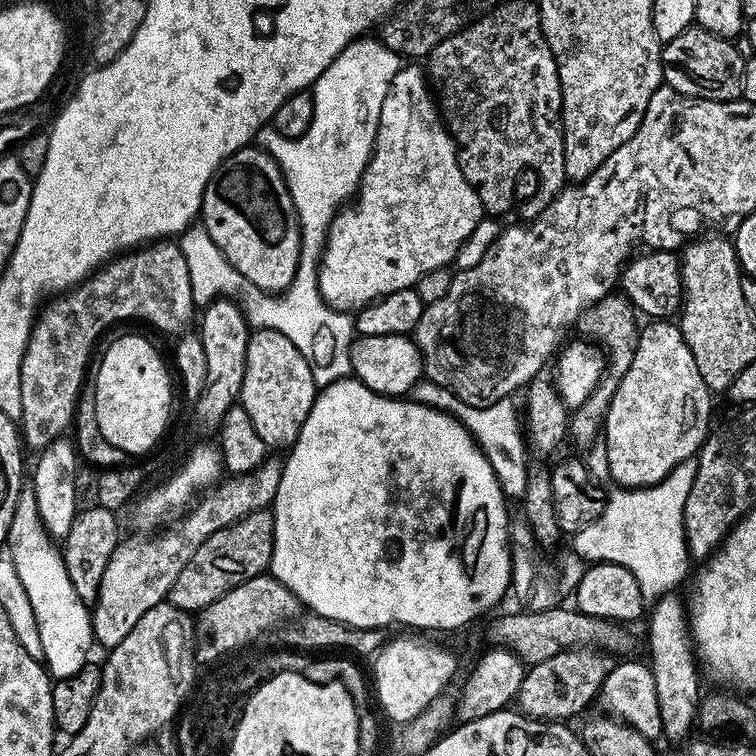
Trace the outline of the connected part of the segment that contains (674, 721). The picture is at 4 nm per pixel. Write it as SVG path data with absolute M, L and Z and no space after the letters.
M676 594L660 597L651 605L646 621L648 620L648 648L652 651L650 667L654 674L654 690L658 690L658 714L662 714L663 735L672 740L687 741L692 720L694 724L698 716L698 701L702 691L700 692L700 676L696 673L698 660L694 655L686 608L682 600L680 604L678 597Z

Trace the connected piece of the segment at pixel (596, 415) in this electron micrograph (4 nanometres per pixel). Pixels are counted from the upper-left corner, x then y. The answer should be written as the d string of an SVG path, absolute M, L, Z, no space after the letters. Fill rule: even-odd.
M623 294L603 296L601 300L594 302L586 310L582 310L582 314L576 319L575 331L580 331L577 333L583 339L597 345L604 353L604 377L598 382L598 386L594 386L590 398L586 398L582 406L574 409L568 422L570 440L583 450L588 450L597 443L604 426L604 415L608 412L610 402L622 378L626 378L626 370L630 370L630 362L634 362L634 350L638 350L641 329L641 325L636 324L636 319L638 319L636 309Z

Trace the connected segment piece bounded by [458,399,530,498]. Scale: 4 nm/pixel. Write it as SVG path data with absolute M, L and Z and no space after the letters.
M506 399L485 408L464 406L459 409L461 412L458 412L458 419L476 437L476 443L486 454L505 497L523 498L526 494L527 462L530 459L530 452L526 447L521 417L519 415L516 417L516 408L512 403L511 399Z

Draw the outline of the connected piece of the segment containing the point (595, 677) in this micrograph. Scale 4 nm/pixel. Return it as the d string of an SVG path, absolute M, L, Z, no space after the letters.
M571 648L569 652L554 654L554 658L531 665L525 671L515 703L519 711L534 720L571 721L571 716L578 715L591 700L597 699L613 663L613 657L608 652L594 648Z

